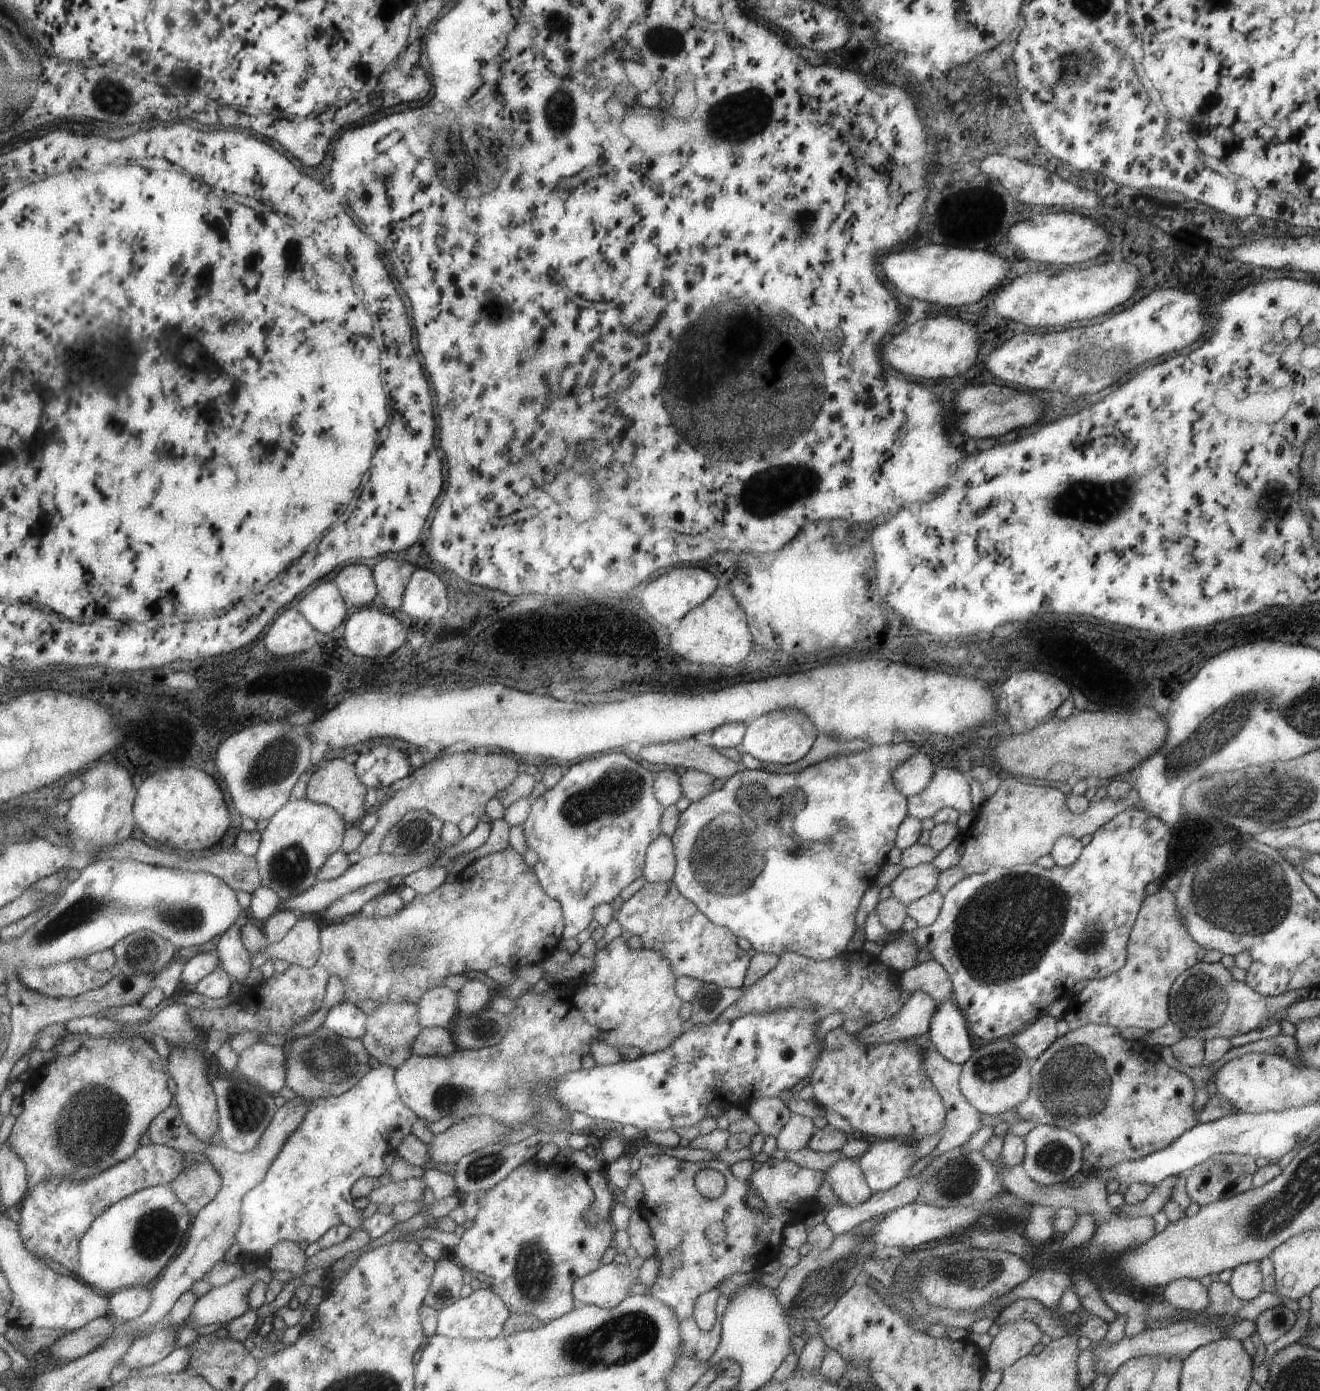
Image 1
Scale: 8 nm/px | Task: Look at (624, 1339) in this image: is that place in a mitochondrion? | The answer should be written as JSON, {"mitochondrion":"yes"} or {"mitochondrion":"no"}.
{"mitochondrion":"yes"}

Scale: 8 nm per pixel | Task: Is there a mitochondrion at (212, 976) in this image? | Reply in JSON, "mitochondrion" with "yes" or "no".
{"mitochondrion":"no"}

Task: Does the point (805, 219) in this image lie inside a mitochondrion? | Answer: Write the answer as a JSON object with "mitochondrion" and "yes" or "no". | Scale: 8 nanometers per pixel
{"mitochondrion":"yes"}

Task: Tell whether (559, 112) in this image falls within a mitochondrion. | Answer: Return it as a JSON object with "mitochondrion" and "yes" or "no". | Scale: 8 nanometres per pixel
{"mitochondrion":"yes"}

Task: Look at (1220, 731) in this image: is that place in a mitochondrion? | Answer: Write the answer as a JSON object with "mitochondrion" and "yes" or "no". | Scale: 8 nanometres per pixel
{"mitochondrion":"yes"}

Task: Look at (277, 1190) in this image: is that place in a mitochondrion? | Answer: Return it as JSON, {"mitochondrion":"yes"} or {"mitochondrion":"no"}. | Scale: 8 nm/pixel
{"mitochondrion":"no"}

